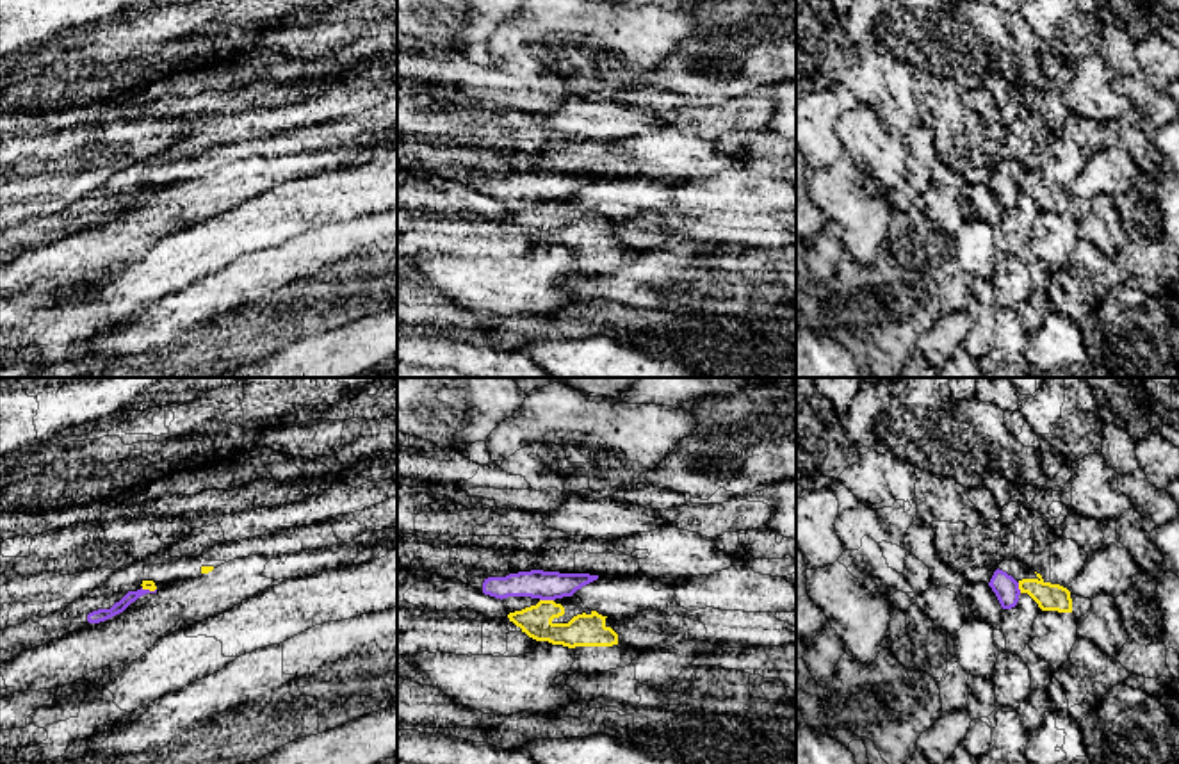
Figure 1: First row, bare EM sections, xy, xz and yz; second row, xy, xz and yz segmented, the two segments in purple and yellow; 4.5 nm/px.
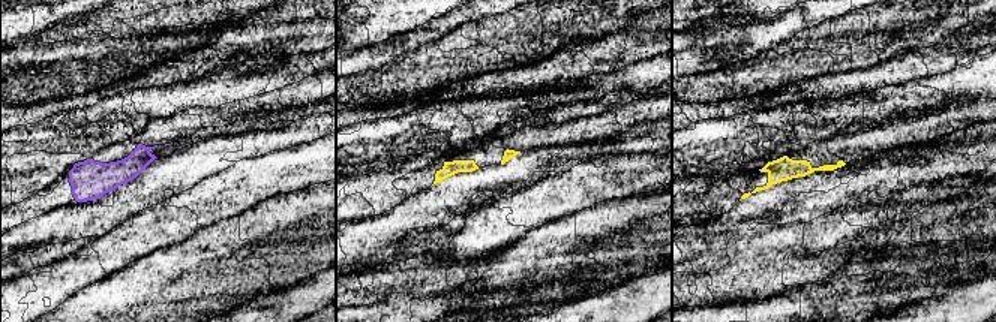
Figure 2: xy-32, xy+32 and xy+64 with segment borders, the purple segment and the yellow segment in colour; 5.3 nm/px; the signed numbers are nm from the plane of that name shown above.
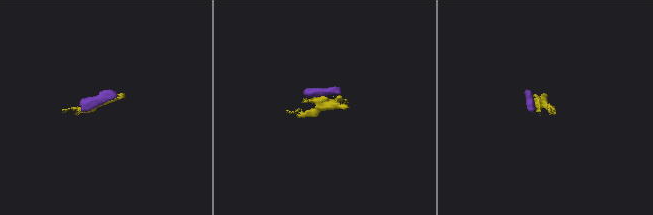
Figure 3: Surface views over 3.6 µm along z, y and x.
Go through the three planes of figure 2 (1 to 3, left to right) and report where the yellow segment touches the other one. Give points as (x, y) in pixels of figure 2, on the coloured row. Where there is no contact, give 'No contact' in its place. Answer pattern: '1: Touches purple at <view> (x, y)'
1: No contact
2: No contact
3: No contact

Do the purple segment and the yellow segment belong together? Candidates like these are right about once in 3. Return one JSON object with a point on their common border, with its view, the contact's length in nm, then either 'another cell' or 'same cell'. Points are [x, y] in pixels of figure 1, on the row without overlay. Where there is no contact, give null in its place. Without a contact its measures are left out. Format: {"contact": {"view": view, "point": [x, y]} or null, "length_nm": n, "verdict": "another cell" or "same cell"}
{"contact": {"view": "xz", "point": [547, 200]}, "length_nm": 60, "verdict": "another cell"}

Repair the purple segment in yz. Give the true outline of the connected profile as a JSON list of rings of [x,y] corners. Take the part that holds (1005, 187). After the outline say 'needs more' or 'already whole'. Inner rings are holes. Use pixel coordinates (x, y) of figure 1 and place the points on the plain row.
[[[1004,158],[988,183],[1003,210],[1012,210],[1017,207],[1020,196],[1019,183],[1022,180],[1038,178],[1035,171],[1024,166],[1020,160]]] | needs more

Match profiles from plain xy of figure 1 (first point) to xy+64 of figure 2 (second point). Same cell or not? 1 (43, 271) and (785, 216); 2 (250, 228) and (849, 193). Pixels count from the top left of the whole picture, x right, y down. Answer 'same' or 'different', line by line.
1: different
2: different

